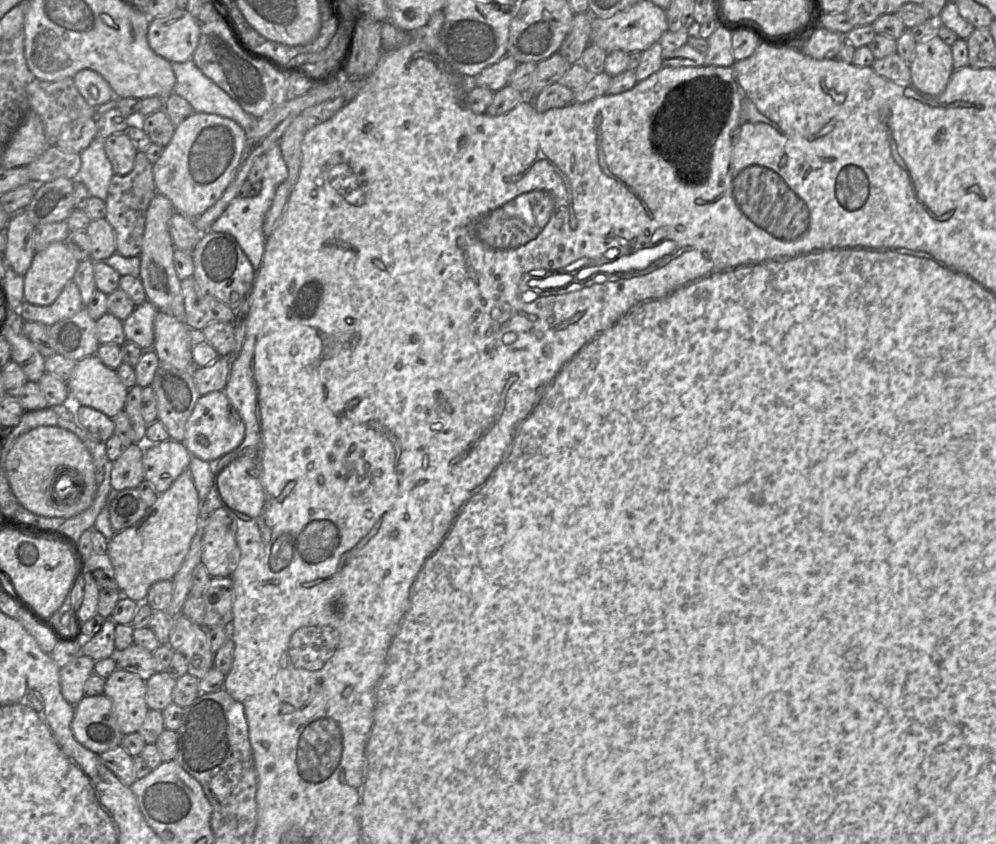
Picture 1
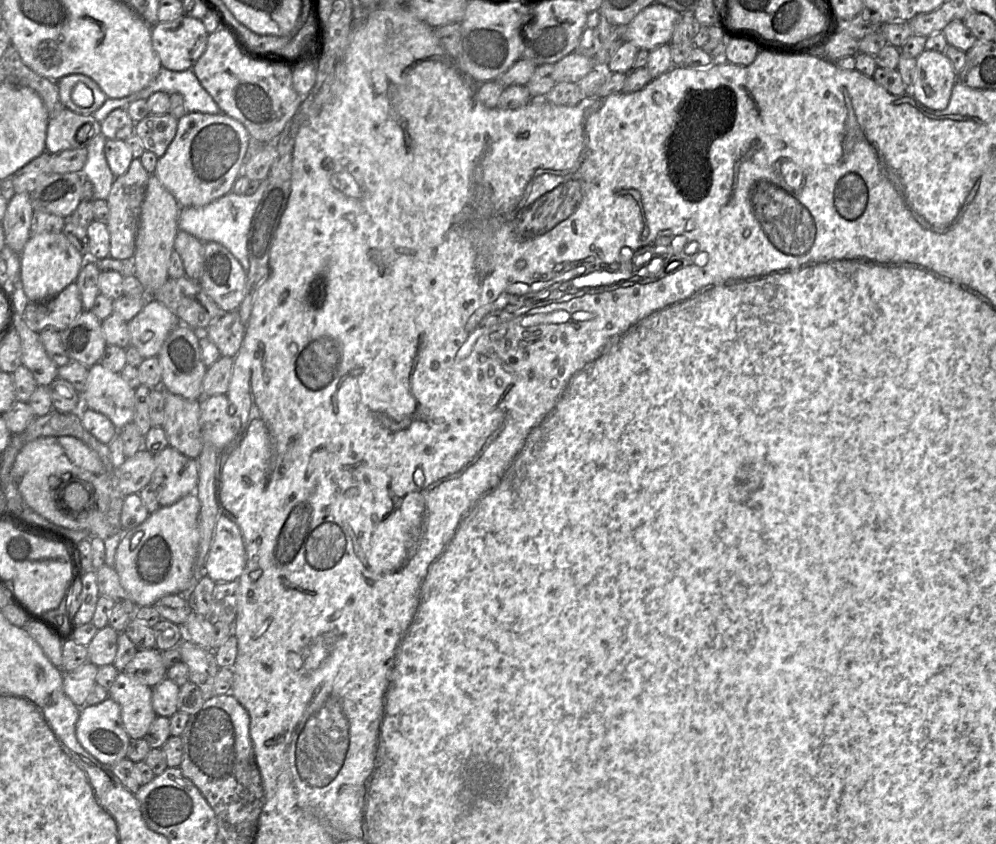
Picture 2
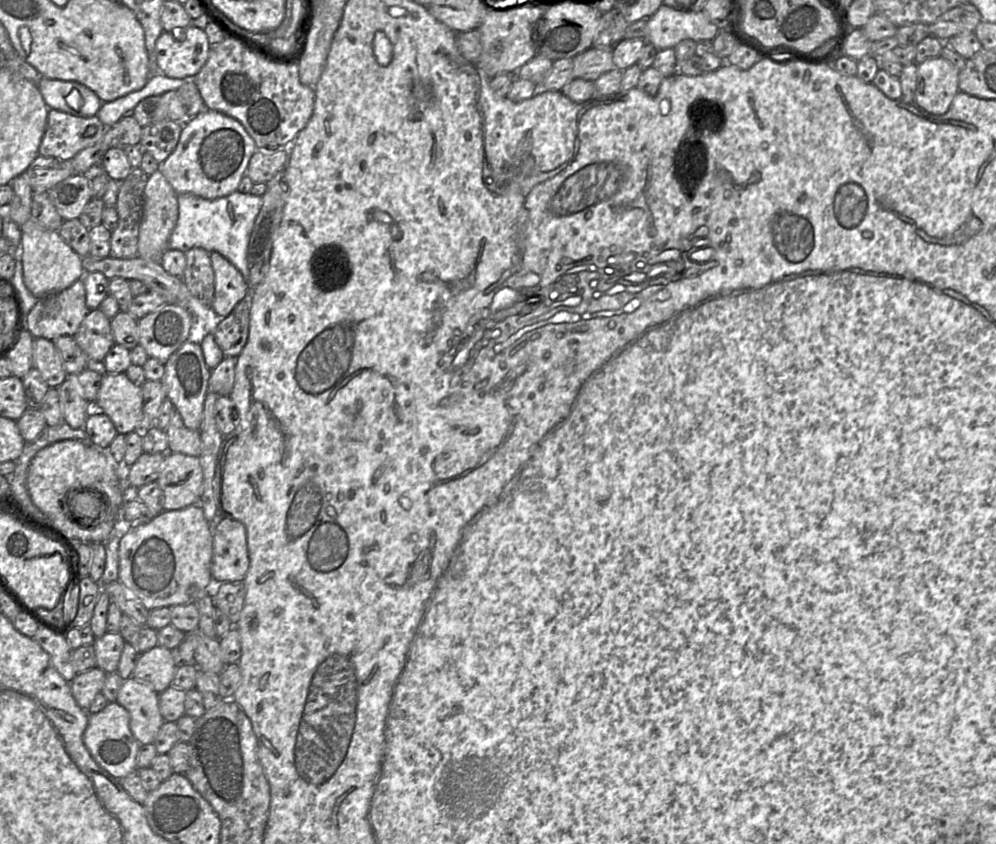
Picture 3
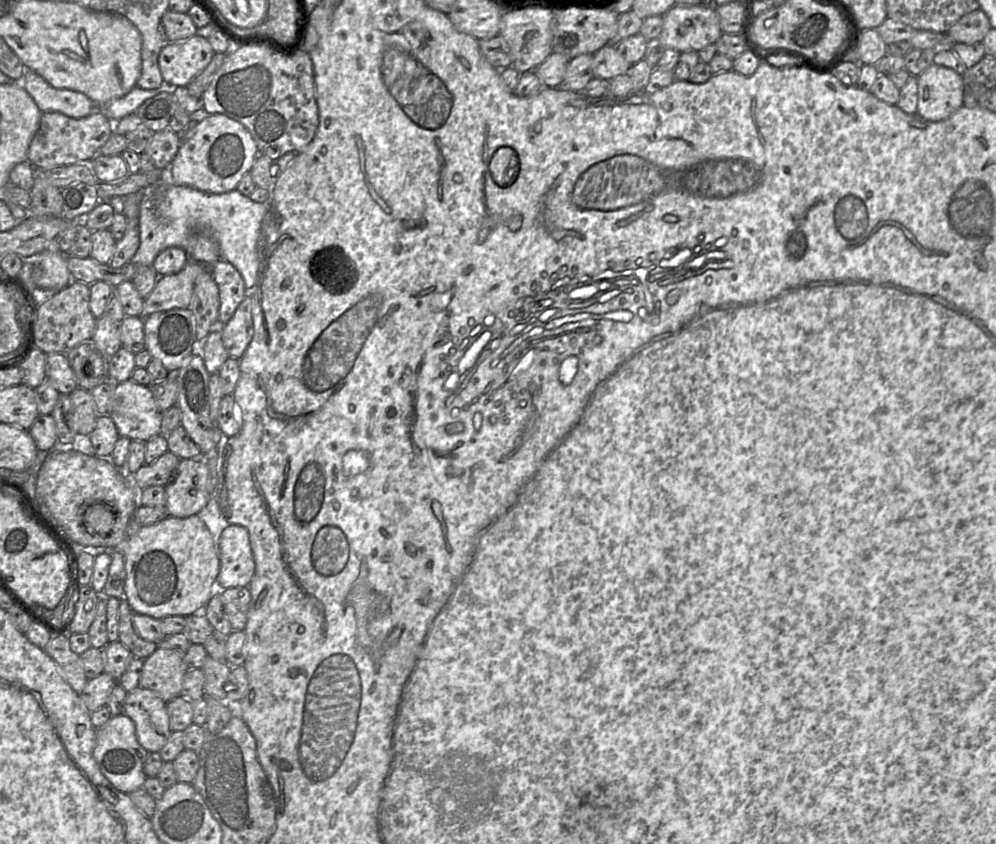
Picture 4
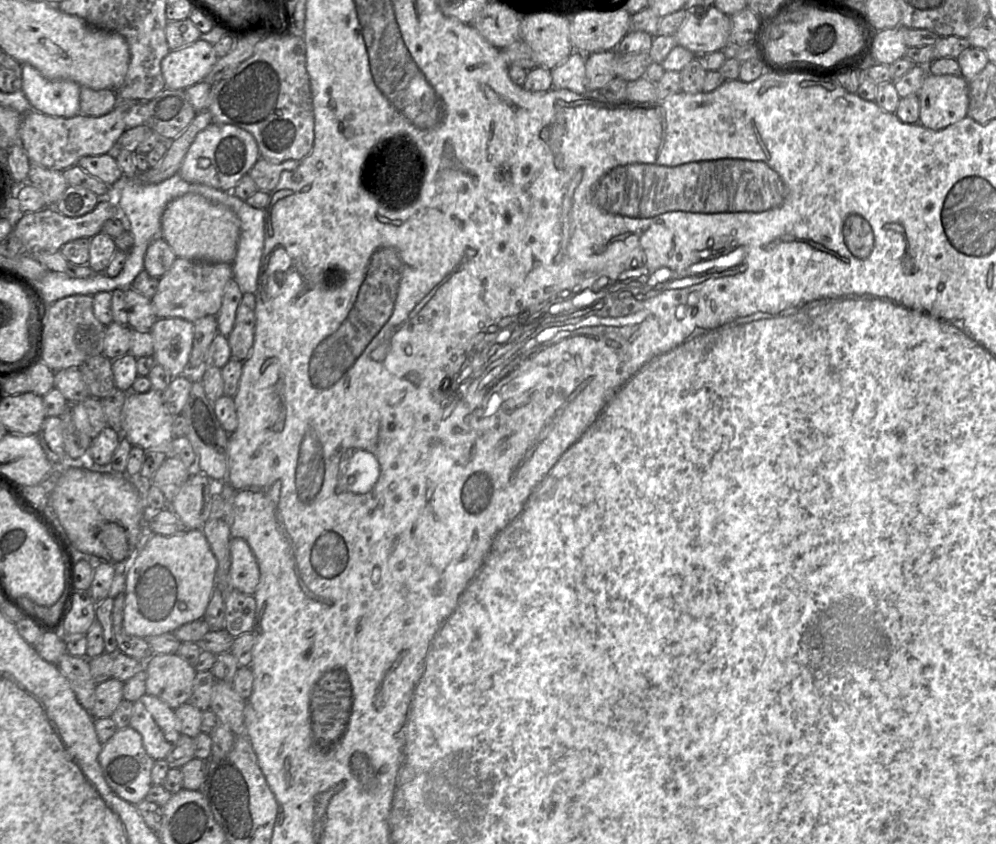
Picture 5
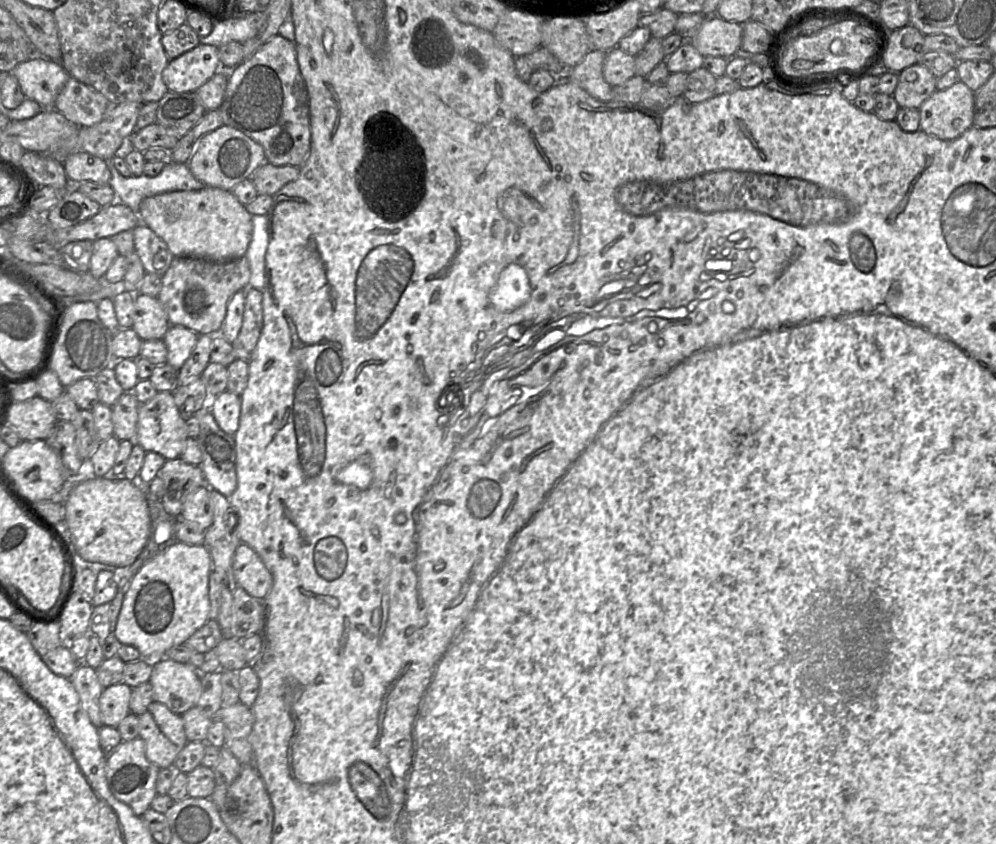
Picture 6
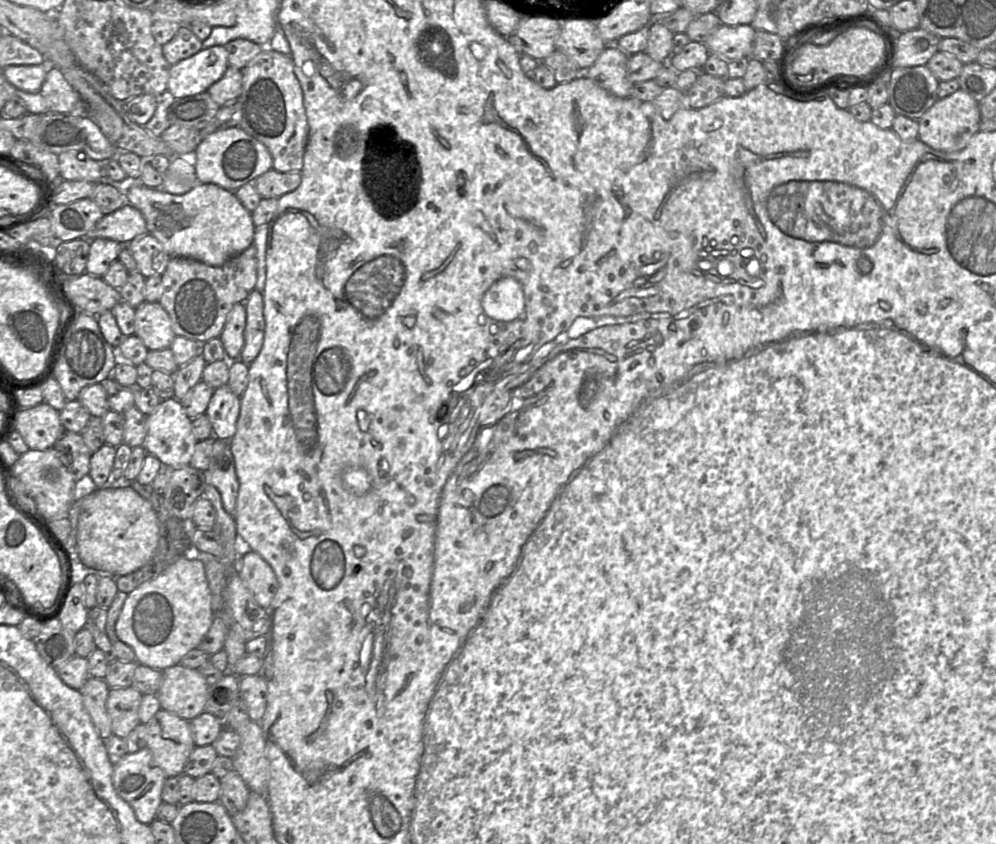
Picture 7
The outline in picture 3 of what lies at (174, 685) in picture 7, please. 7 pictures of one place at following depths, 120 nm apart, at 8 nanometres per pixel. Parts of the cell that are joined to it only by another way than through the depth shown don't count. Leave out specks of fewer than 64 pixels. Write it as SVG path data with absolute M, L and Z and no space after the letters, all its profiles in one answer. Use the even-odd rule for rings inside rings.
M159 644L141 653L132 677L149 684L157 693L172 685L177 670L171 650Z

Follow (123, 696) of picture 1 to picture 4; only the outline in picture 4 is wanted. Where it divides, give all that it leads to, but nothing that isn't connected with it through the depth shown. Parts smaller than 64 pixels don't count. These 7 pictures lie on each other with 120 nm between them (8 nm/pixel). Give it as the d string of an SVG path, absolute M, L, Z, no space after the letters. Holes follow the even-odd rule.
M140 686L127 693L124 714L134 722L137 740L149 752L159 752L171 735L166 704L155 692Z

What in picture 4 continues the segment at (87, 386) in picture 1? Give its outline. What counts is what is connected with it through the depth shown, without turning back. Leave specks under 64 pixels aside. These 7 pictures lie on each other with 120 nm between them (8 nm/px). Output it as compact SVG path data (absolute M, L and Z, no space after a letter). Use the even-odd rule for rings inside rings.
M132 379L114 384L108 415L120 436L147 442L162 434L162 413L150 385L141 385Z

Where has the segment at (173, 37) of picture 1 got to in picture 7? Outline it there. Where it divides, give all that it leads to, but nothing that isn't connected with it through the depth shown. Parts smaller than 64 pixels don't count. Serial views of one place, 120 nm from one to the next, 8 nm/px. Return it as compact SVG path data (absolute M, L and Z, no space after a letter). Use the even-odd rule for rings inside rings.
M224 46L201 49L170 66L167 92L174 98L207 92L212 84L223 77L228 66L228 54Z

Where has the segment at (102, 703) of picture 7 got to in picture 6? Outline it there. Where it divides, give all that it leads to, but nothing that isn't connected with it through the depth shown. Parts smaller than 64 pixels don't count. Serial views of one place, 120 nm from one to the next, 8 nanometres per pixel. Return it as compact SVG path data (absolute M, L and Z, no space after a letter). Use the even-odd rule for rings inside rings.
M80 663L69 679L77 691L82 708L91 722L97 728L103 726L99 699L104 688L98 680L96 669L85 663Z

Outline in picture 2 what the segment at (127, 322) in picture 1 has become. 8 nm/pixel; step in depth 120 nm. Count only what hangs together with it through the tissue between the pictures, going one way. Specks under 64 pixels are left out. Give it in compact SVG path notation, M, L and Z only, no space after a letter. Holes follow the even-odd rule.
M147 299L143 309L128 322L130 345L136 347L143 358L156 357L170 332L181 323L177 316L164 304Z

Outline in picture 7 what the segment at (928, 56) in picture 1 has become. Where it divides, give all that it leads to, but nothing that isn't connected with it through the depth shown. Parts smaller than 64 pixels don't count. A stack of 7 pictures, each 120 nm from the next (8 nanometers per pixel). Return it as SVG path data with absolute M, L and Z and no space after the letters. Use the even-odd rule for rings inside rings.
M959 88L949 96L937 99L922 115L918 120L918 139L938 151L958 152L964 149L971 138L980 131L980 120L979 102Z

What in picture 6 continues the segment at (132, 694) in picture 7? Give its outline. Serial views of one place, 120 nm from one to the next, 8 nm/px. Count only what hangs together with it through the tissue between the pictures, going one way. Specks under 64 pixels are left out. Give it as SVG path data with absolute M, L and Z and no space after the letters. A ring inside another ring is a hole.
M123 682L103 689L99 699L103 725L117 728L130 713L131 692L132 688Z

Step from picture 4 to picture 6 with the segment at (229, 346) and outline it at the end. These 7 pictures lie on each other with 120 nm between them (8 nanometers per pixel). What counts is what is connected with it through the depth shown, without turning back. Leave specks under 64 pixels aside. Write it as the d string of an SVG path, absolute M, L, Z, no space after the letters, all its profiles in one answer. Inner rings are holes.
M255 288L245 290L245 308L241 330L232 342L235 357L249 361L256 349L263 328L262 292Z

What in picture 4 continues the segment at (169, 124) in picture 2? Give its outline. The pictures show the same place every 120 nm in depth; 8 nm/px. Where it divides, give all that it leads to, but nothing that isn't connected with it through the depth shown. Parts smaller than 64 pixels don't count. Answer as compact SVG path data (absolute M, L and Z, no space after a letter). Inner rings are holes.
M172 130L154 132L145 152L151 157L155 168L167 170L182 143L182 134Z

